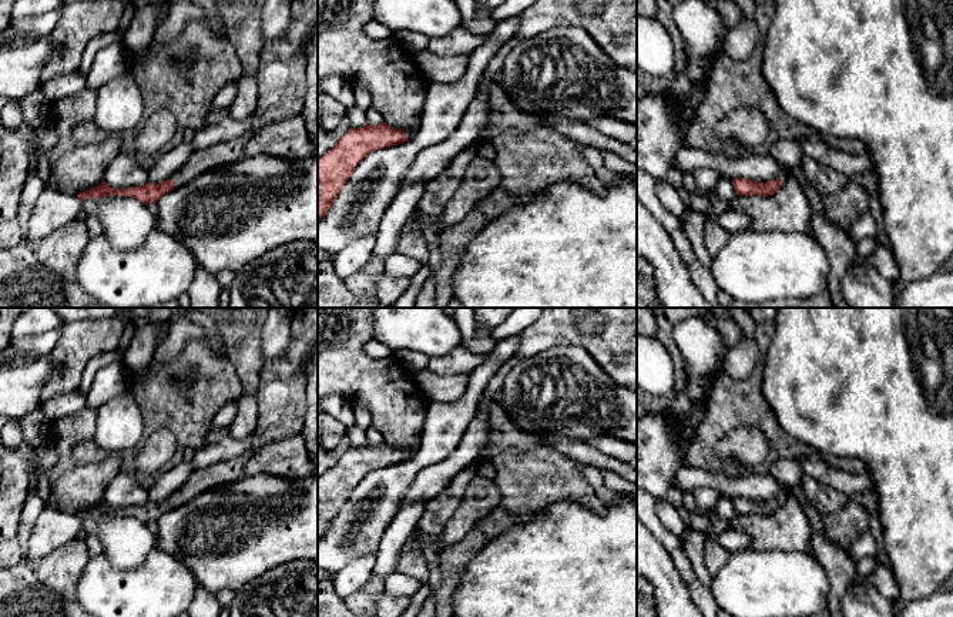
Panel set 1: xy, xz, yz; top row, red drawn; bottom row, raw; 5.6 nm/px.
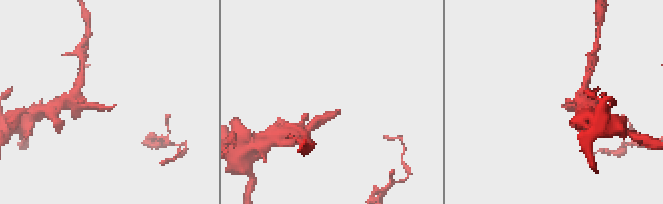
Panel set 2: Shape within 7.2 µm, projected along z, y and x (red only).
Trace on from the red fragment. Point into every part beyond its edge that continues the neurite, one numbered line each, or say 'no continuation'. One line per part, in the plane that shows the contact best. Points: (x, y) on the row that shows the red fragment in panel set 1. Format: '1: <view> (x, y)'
1: xy (282, 63)

